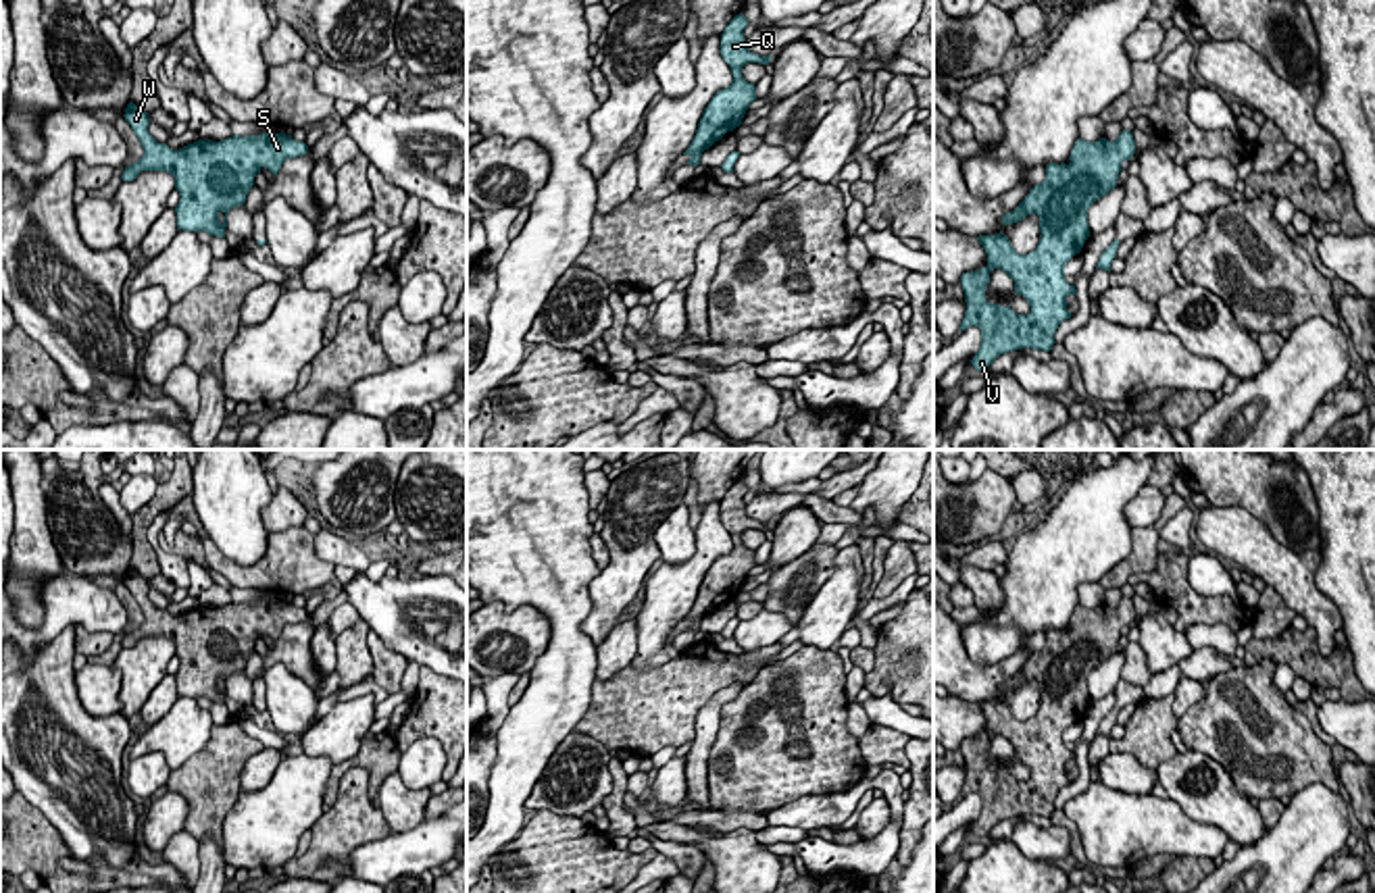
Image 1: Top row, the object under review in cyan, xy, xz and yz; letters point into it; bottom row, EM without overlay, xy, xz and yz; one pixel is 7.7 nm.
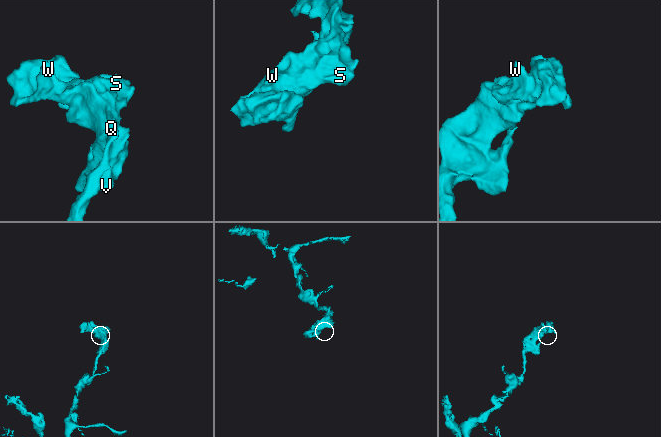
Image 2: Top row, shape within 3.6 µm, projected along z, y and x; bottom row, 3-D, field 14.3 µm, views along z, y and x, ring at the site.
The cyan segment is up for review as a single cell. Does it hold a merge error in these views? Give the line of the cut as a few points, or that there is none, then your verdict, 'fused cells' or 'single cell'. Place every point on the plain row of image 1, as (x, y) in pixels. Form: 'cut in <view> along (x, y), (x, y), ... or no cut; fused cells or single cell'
no cut; single cell

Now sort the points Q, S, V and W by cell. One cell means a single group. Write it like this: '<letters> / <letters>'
Q S V W

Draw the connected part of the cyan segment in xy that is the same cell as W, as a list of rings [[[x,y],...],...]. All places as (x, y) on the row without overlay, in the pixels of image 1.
[[[133,568],[125,575],[125,587],[138,602],[144,622],[125,633],[121,645],[133,647],[142,637],[167,637],[179,658],[177,695],[206,697],[225,704],[227,679],[246,670],[260,635],[279,639],[288,624],[304,622],[308,612],[292,602],[260,599],[231,602],[221,608],[198,606],[179,616],[158,610],[148,599],[148,579]]]

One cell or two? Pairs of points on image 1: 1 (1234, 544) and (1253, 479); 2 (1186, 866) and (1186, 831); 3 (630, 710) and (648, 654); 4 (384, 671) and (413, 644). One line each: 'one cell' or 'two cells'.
1: two cells
2: two cells
3: two cells
4: two cells

